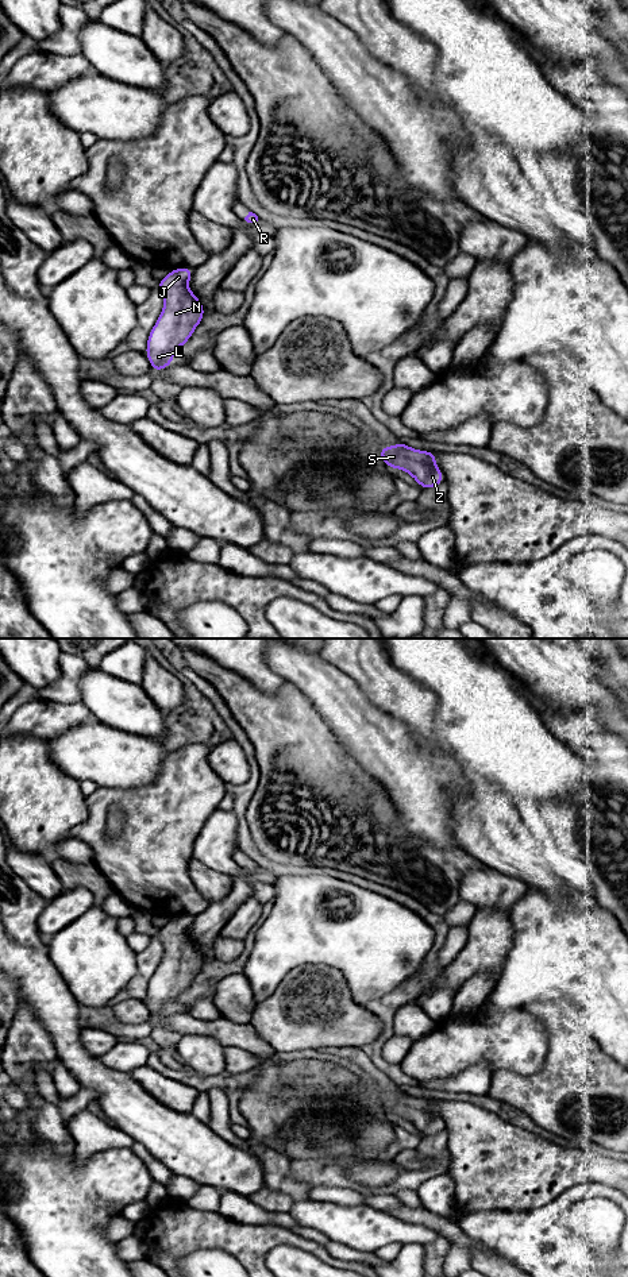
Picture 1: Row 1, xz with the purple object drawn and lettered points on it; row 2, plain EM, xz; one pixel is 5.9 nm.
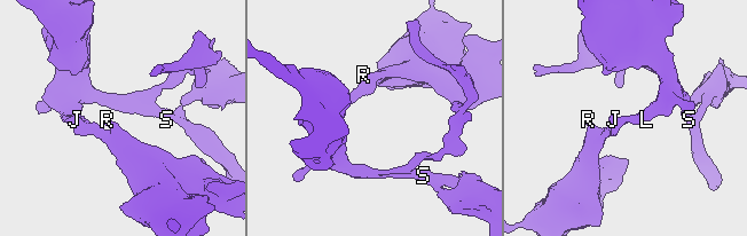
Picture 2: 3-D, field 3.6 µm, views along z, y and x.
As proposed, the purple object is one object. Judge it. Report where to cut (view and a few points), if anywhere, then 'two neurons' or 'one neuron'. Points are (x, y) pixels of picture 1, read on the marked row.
cut none; one neuron

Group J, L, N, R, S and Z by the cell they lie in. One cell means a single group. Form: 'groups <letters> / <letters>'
groups J L N R S Z

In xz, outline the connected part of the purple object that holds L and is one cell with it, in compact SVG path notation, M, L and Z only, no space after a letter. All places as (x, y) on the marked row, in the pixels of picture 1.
M190 267L174 269L157 282L165 305L145 351L153 371L161 371L173 363L173 354L190 339L204 317L201 301L188 288L192 274Z

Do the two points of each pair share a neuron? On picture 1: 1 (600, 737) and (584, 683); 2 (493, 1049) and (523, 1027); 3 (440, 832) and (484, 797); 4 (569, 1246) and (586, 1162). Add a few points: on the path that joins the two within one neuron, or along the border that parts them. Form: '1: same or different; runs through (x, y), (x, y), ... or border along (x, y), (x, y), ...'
1: different; border along (559, 712), (578, 712), (593, 706), (611, 730)
2: same; runs through (500, 1042), (508, 1042), (516, 1034)
3: different; border along (451, 791), (451, 826), (461, 847)
4: different; border along (613, 1187), (581, 1181), (555, 1199)

